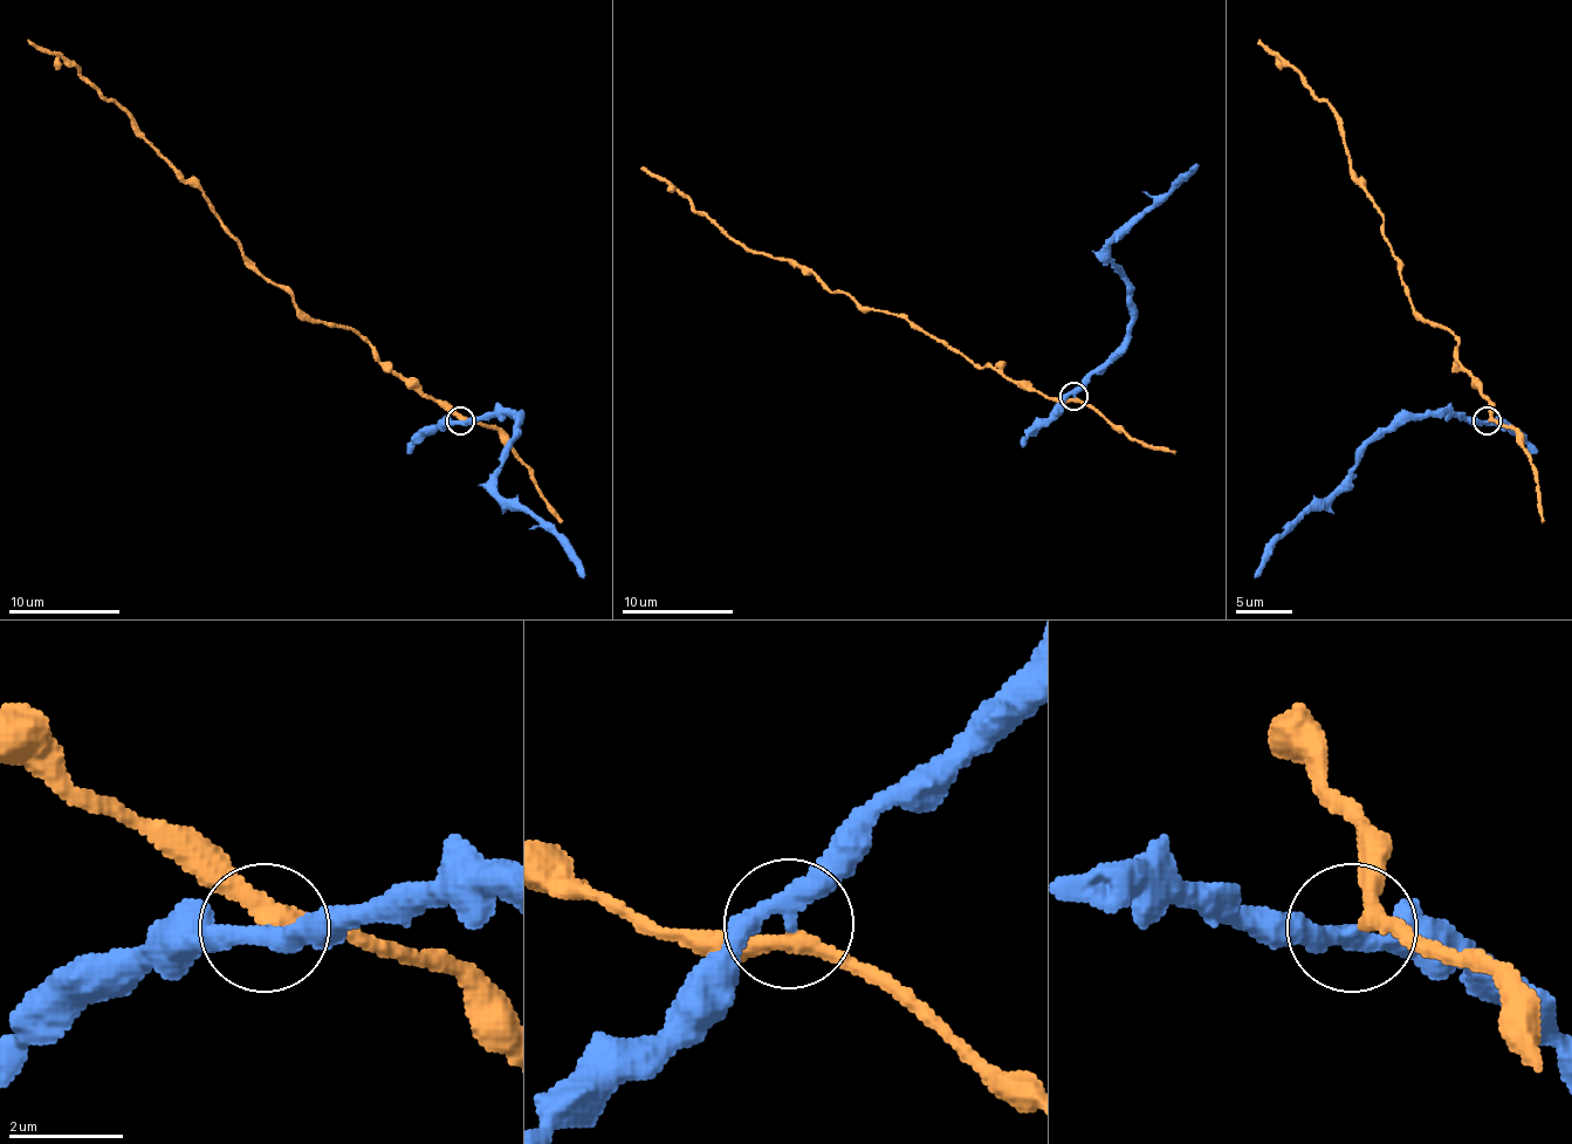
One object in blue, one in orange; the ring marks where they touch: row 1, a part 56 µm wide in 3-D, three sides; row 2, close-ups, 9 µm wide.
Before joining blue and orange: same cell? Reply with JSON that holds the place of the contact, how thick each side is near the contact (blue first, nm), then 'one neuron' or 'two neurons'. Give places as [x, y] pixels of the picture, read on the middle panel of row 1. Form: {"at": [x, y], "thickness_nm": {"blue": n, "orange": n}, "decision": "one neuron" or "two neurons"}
{"at": [1073, 396], "thickness_nm": {"blue": 320, "orange": 320}, "decision": "two neurons"}

